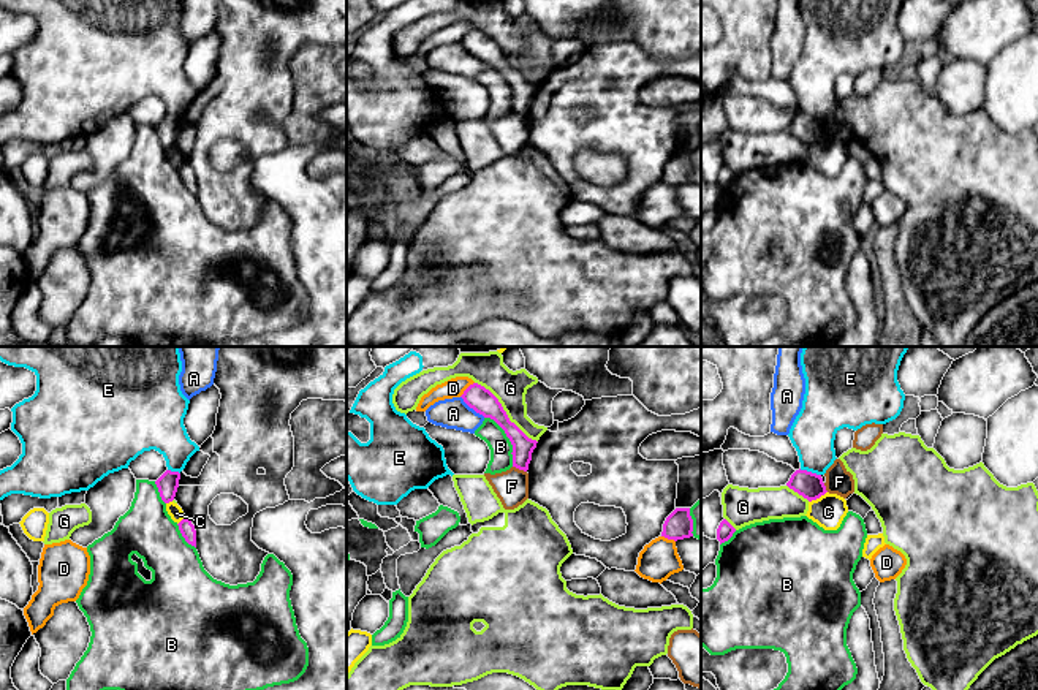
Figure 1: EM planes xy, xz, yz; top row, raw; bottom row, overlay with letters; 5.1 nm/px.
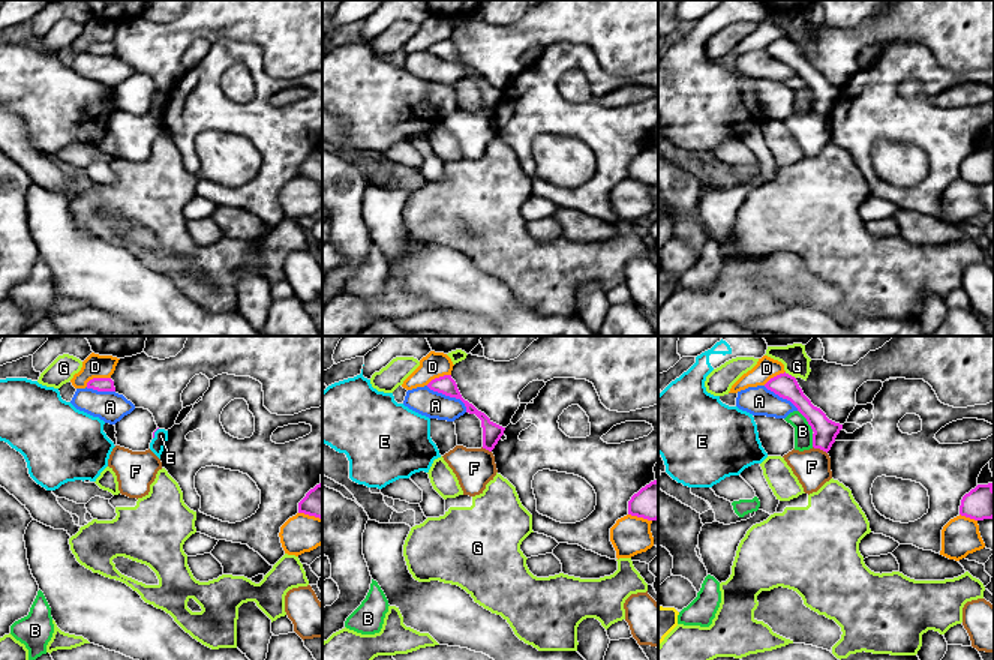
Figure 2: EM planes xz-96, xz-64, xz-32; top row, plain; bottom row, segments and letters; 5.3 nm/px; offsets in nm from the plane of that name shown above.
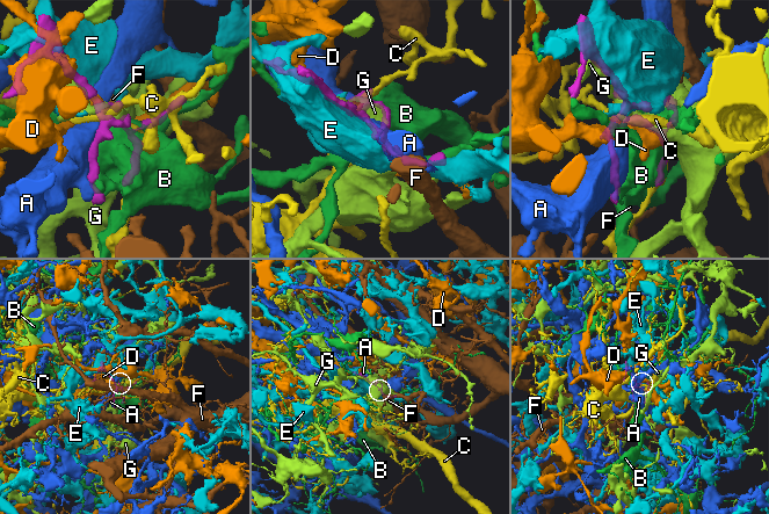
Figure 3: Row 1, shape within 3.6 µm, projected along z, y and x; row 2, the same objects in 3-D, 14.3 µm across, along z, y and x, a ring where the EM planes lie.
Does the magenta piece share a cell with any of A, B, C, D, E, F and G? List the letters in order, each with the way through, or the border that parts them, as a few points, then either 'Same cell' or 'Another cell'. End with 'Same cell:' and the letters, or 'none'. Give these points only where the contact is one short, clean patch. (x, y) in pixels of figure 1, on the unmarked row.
A: Another cell
B: Another cell
C: Another cell
D: Another cell
E: Another cell
F: Boundary: xz (513, 111), (526, 117). Another cell
G: Another cell
Same cell: none

